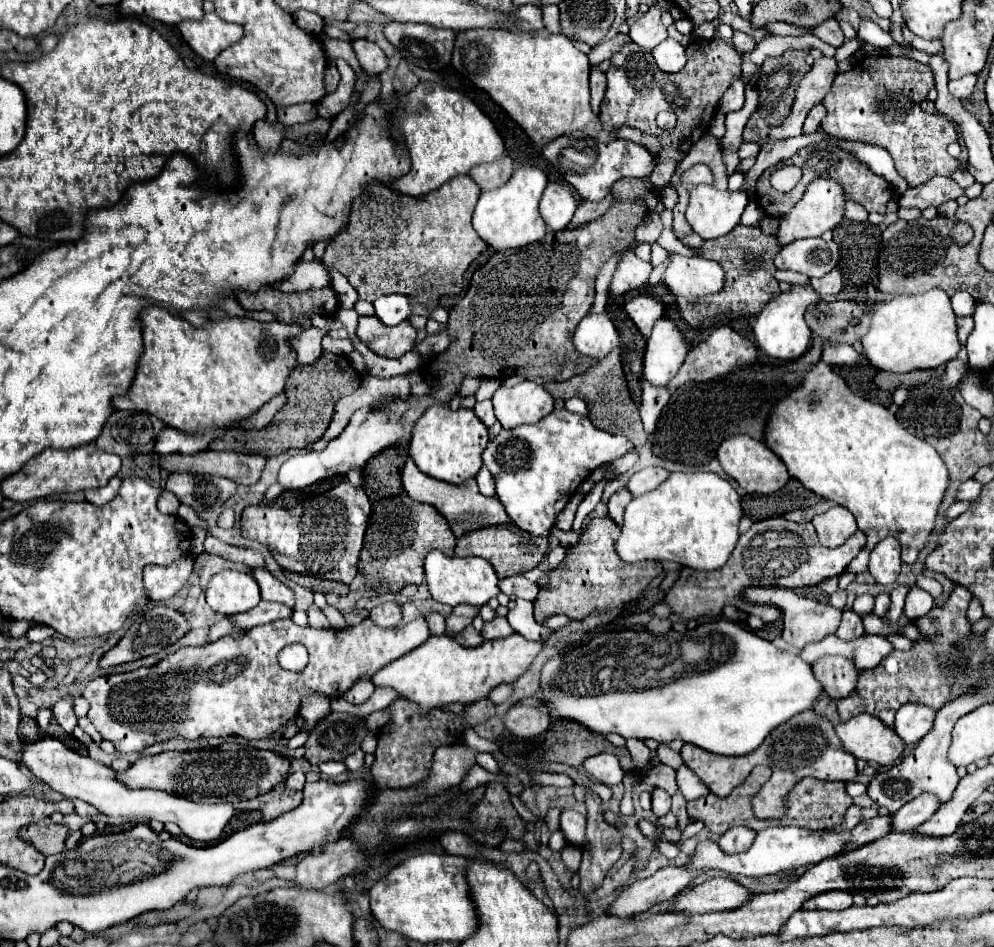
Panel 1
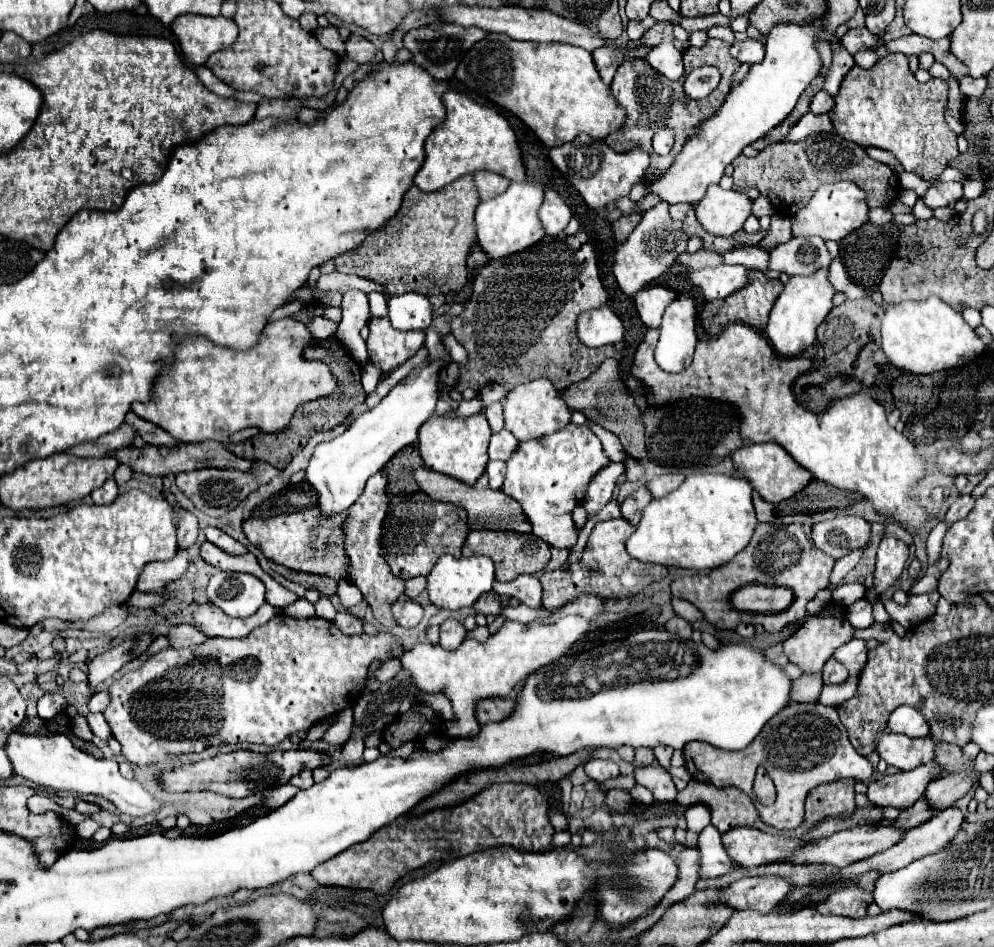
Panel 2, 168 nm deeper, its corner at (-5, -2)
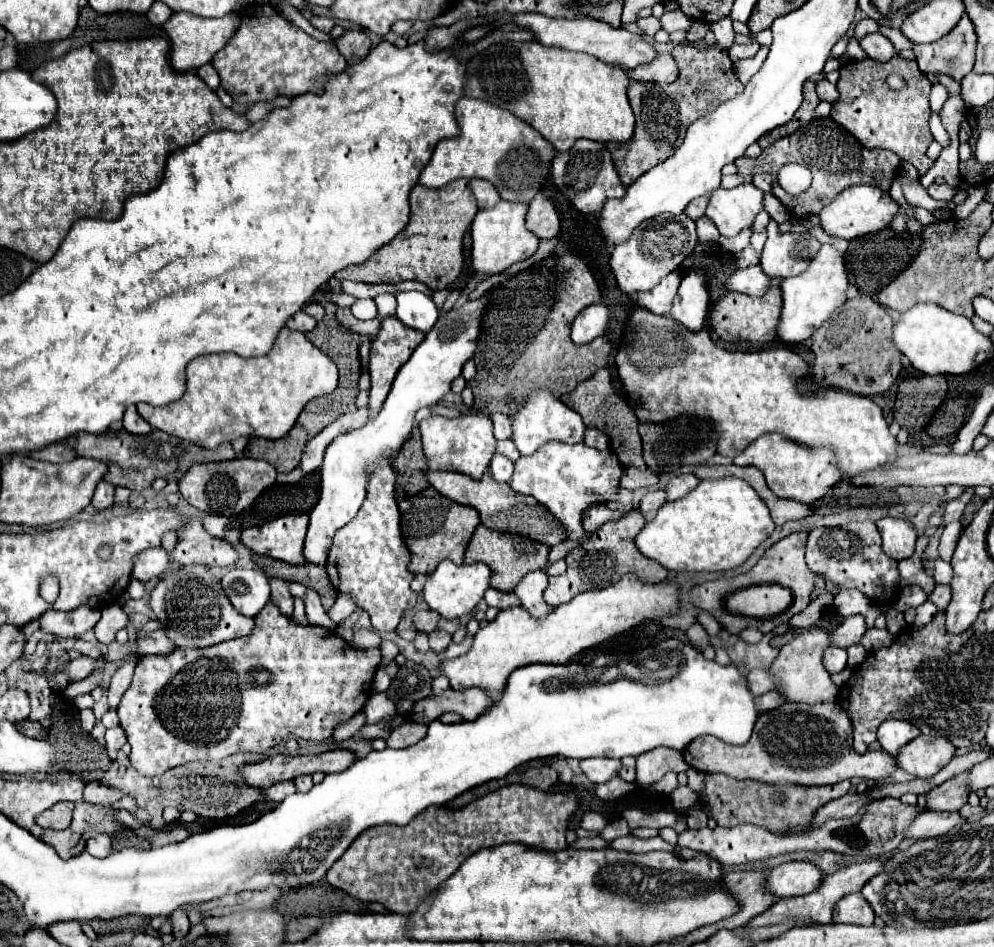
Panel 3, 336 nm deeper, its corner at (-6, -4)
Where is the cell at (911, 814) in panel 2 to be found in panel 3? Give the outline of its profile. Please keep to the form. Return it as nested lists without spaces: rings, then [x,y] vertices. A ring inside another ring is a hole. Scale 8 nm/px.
[[[962,772],[950,780],[946,780],[942,786],[936,786],[934,790],[928,792],[928,810],[938,810],[938,812],[952,812],[960,810],[968,802],[968,772]]]

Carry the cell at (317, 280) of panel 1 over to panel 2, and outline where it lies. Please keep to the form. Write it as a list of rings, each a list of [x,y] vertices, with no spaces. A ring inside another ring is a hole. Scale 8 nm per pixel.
[[[333,272],[333,274],[321,274],[319,280],[317,280],[317,290],[325,292],[325,290],[331,290],[331,292],[341,292],[345,294],[347,290],[361,290],[361,292],[367,292],[371,294],[373,290],[381,292],[379,284],[371,282],[371,280],[365,280],[365,278],[359,278],[359,276],[353,276],[353,274],[341,274],[341,272]]]

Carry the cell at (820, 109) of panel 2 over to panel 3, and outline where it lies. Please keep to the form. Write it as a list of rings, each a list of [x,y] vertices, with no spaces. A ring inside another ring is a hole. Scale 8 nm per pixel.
[[[820,78],[816,82],[816,92],[818,92],[818,98],[820,100],[826,100],[826,102],[834,102],[838,98],[838,90],[836,90],[836,84],[828,82],[826,78]]]

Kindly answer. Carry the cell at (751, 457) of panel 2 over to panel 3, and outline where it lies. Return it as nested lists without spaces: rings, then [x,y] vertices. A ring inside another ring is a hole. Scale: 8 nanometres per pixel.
[[[764,434],[752,442],[740,456],[734,458],[736,466],[756,466],[764,472],[770,490],[782,498],[792,498],[800,502],[816,502],[832,486],[844,480],[844,474],[838,470],[836,456],[830,448],[810,448],[802,446],[782,434]]]

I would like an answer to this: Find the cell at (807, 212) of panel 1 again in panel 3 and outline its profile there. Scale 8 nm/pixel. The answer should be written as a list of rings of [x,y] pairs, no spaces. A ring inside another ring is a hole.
[[[858,184],[858,186],[850,186],[850,190],[844,190],[832,204],[828,204],[822,212],[822,228],[824,232],[828,232],[830,236],[838,236],[844,240],[852,240],[870,232],[878,232],[882,228],[888,228],[890,222],[894,220],[894,216],[898,214],[900,206],[896,204],[896,200],[892,200],[892,196],[884,190],[880,190],[876,184]]]

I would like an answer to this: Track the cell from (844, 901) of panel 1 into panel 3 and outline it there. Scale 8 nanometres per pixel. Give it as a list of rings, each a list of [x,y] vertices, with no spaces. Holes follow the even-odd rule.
[[[860,892],[844,896],[834,906],[834,922],[836,924],[858,924],[858,926],[870,926],[874,922],[874,912],[870,904],[862,898]]]

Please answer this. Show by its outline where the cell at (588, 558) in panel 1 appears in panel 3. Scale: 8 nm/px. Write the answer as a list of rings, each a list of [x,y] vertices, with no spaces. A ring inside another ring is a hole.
[[[630,510],[618,520],[610,520],[602,524],[592,536],[578,544],[574,550],[566,554],[566,564],[568,570],[562,576],[550,576],[550,584],[544,592],[544,600],[556,608],[568,600],[572,600],[576,594],[586,592],[586,590],[596,590],[596,588],[606,588],[612,582],[618,582],[624,574],[636,572],[644,582],[662,582],[668,578],[668,572],[664,566],[660,566],[656,560],[646,558],[634,544],[638,532],[644,528],[646,520],[640,514],[640,510]]]

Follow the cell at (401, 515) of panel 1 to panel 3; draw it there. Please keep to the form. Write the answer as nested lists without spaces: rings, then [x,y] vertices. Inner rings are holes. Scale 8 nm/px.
[[[432,486],[408,500],[402,500],[400,514],[402,514],[402,534],[412,552],[410,570],[414,574],[430,574],[446,558],[456,564],[462,564],[464,550],[466,550],[476,526],[480,524],[480,516],[474,508],[448,500]]]

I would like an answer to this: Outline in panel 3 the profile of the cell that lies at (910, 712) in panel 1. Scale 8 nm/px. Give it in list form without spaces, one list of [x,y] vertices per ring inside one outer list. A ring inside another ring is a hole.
[[[886,720],[878,728],[878,742],[888,754],[896,756],[902,746],[906,746],[906,742],[914,740],[918,734],[920,730],[906,720]]]

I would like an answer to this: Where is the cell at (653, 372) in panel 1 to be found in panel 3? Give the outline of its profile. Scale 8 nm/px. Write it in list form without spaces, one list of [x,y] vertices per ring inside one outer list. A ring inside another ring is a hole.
[[[690,270],[682,282],[672,306],[672,316],[690,332],[698,332],[704,326],[710,304],[708,276],[704,270]]]

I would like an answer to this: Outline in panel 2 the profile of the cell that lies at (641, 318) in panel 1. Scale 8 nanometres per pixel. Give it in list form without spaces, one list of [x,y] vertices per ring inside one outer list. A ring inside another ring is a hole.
[[[655,286],[655,288],[645,288],[641,292],[637,292],[635,296],[635,308],[639,312],[641,322],[647,328],[659,328],[661,324],[661,316],[665,312],[665,308],[677,298],[675,292],[663,288],[663,286]]]

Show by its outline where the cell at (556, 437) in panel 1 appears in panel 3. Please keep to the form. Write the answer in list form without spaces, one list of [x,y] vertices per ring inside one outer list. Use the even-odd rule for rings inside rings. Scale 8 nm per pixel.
[[[550,442],[542,446],[542,450],[534,452],[532,456],[520,456],[516,462],[510,486],[526,496],[534,496],[542,506],[546,506],[568,532],[568,540],[580,540],[584,536],[582,528],[582,514],[590,506],[614,502],[620,490],[620,476],[622,464],[618,456],[610,450],[596,450],[580,444],[562,444]]]

